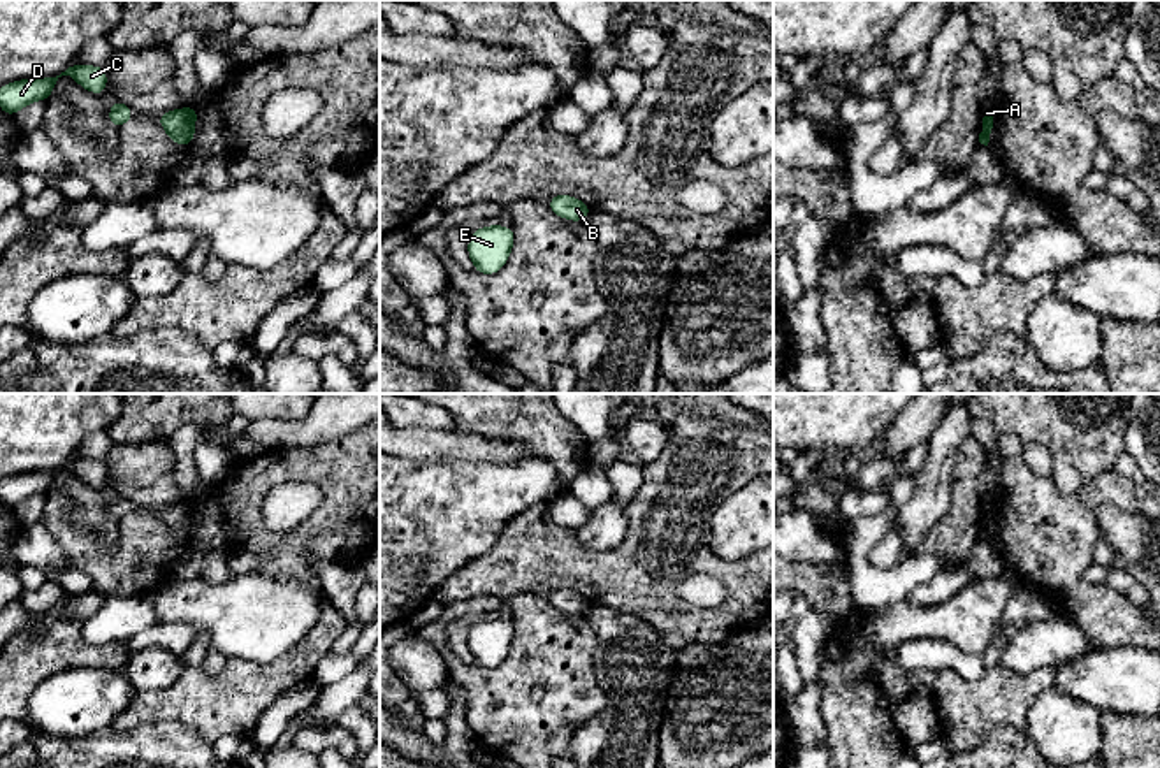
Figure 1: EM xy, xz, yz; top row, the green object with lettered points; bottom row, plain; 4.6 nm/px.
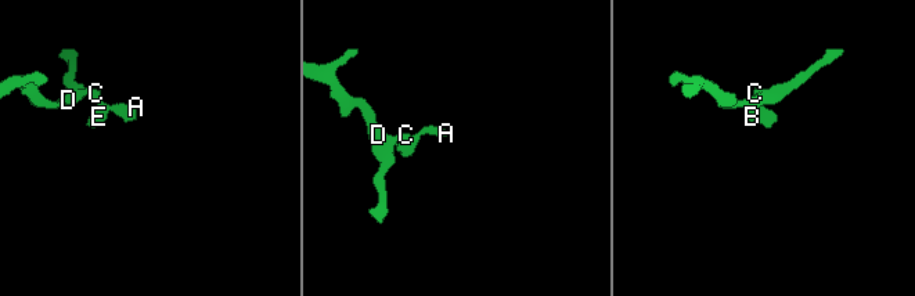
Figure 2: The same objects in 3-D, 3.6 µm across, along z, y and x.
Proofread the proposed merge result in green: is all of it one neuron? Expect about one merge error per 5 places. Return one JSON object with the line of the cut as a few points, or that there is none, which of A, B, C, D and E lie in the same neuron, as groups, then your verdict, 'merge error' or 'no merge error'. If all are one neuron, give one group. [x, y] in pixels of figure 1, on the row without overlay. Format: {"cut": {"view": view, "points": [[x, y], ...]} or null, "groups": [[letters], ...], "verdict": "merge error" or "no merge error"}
{"cut": null, "groups": [["A", "B", "C", "D", "E"]], "verdict": "no merge error"}

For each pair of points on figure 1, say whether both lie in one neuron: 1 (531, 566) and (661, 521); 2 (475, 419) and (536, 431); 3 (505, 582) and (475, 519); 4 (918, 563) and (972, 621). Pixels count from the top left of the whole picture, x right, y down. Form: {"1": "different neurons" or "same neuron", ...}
{"1": "same neuron", "2": "same neuron", "3": "different neurons", "4": "different neurons"}

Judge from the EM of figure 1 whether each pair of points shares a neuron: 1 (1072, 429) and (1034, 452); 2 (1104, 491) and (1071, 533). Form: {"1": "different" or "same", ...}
{"1": "different", "2": "same"}

